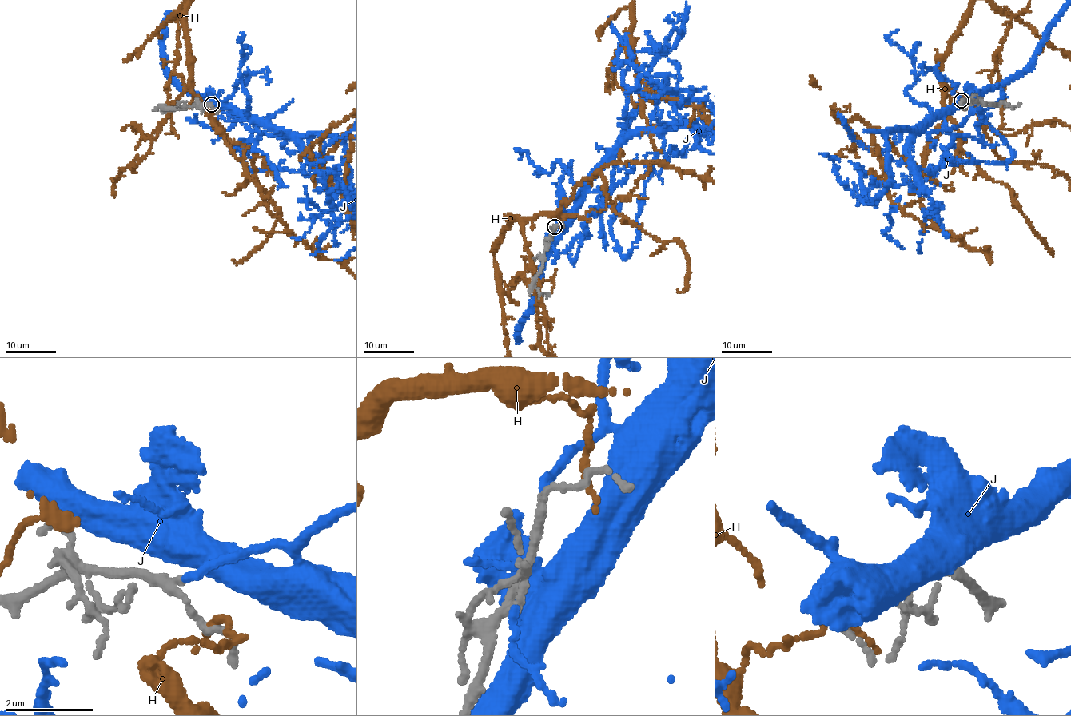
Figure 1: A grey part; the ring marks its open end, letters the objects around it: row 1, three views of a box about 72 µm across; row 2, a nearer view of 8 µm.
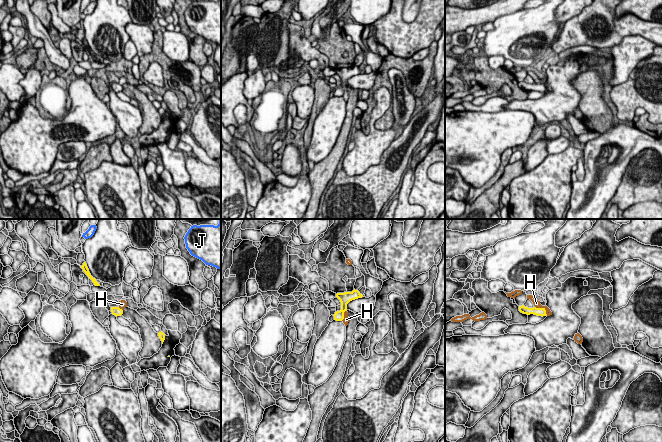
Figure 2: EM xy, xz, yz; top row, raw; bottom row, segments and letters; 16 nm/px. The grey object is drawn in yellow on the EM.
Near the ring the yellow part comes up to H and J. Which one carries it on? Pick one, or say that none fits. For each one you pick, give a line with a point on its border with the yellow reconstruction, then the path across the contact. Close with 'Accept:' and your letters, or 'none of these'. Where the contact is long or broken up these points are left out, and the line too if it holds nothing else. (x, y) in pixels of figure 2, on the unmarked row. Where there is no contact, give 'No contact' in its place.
J: No contact
Accept: J

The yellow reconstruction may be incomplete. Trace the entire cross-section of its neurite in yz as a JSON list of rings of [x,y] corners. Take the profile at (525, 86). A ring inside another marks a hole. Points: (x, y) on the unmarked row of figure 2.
[[[522,81],[522,82],[519,82],[519,87],[527,91],[534,90],[542,93],[547,91],[545,84],[536,84],[536,83],[528,84]]]

